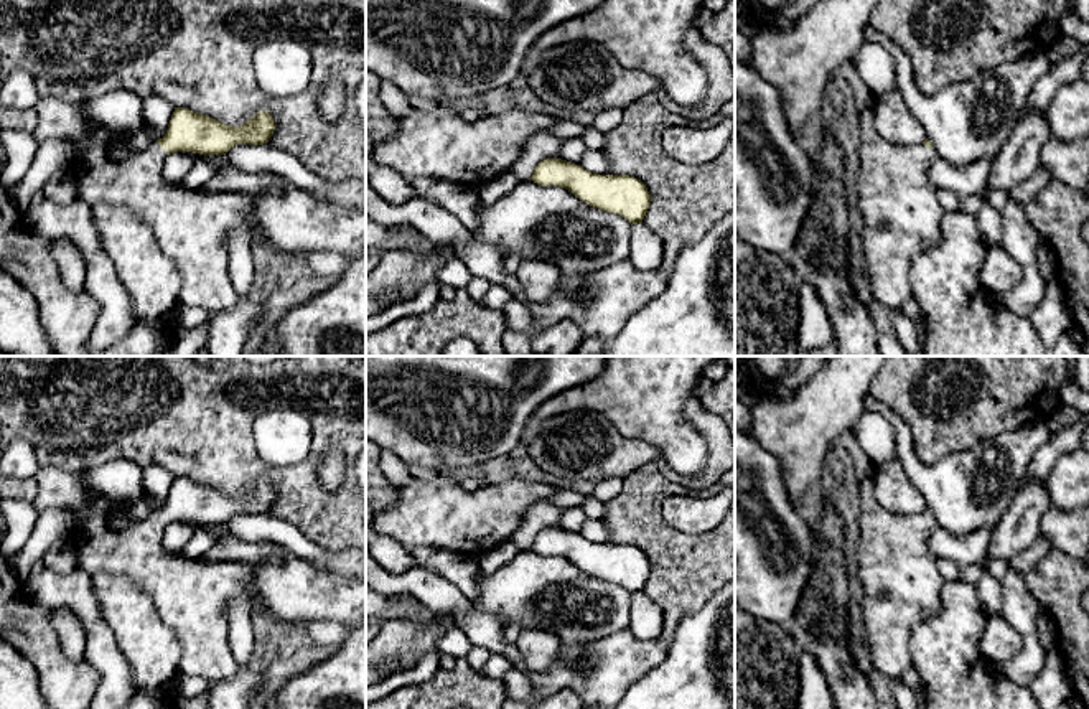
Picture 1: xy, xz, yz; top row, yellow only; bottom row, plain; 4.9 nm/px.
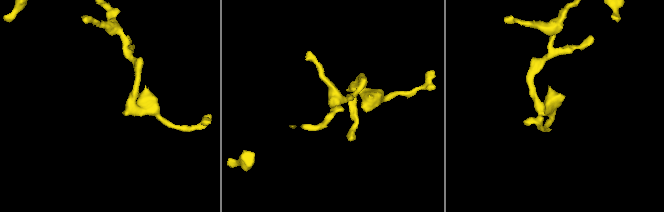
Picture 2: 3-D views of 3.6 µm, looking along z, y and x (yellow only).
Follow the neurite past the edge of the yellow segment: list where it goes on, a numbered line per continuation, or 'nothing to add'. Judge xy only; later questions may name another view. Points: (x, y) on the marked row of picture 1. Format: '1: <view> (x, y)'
1: xy (191, 226)

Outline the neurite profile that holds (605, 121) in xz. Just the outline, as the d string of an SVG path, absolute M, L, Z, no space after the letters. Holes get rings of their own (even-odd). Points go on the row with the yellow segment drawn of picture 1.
M615 107L615 109L608 109L595 114L595 122L591 127L601 134L608 134L615 127L618 127L621 120L623 120L623 109Z

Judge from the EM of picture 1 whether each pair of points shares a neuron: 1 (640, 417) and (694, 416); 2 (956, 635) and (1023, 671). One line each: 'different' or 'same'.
1: different
2: different

